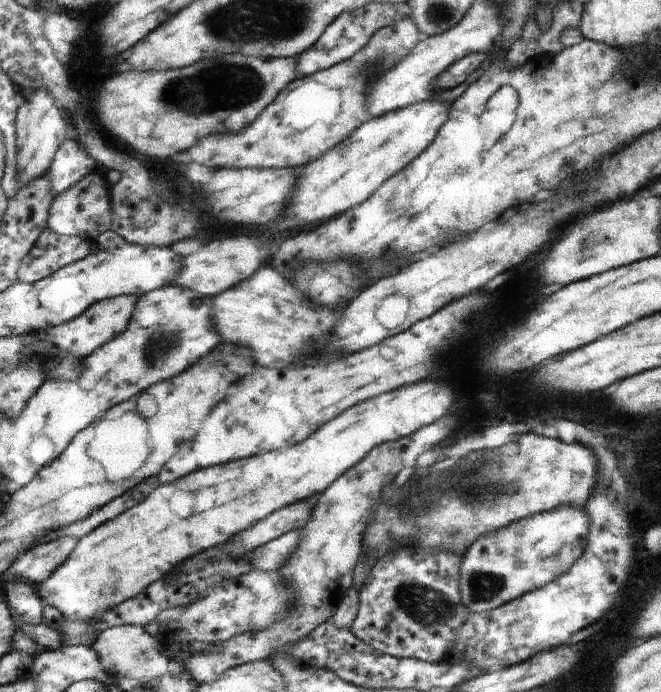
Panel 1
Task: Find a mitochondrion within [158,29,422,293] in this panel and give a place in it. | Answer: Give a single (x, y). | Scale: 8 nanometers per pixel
(371, 66)

